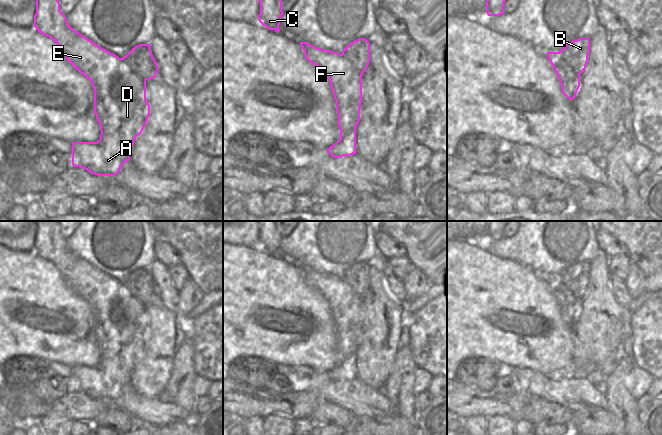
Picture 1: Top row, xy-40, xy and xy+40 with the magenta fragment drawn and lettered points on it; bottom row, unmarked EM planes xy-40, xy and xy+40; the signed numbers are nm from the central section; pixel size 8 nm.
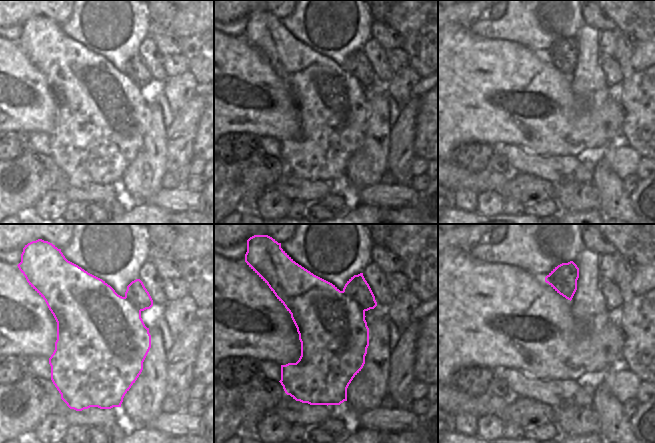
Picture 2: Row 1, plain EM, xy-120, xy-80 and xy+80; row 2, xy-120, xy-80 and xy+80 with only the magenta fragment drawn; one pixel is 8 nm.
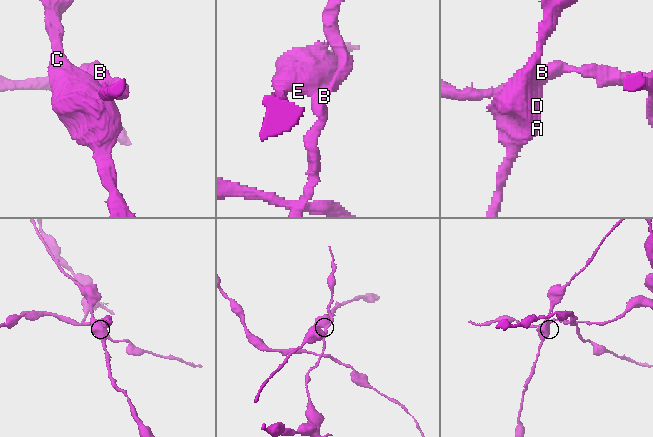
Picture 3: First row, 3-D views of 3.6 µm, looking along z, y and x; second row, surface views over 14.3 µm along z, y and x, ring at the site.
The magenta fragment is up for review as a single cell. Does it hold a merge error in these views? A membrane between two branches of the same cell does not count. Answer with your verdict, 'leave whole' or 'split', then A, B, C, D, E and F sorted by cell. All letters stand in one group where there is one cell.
split; A C D E F / B

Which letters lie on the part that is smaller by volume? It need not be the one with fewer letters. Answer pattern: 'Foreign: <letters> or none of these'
Foreign: B

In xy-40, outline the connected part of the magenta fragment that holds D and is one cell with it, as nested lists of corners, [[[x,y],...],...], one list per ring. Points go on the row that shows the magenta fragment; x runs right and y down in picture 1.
[[[36,0],[34,27],[60,47],[68,62],[92,83],[94,89],[94,113],[100,125],[100,139],[97,142],[72,142],[72,165],[97,176],[115,176],[122,165],[130,160],[134,141],[142,133],[150,115],[150,105],[146,101],[146,80],[139,76],[125,60],[101,48],[71,28],[66,21],[66,16],[60,11],[58,0]]]

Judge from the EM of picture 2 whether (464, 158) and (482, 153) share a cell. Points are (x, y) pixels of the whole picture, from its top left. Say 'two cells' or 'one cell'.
one cell

